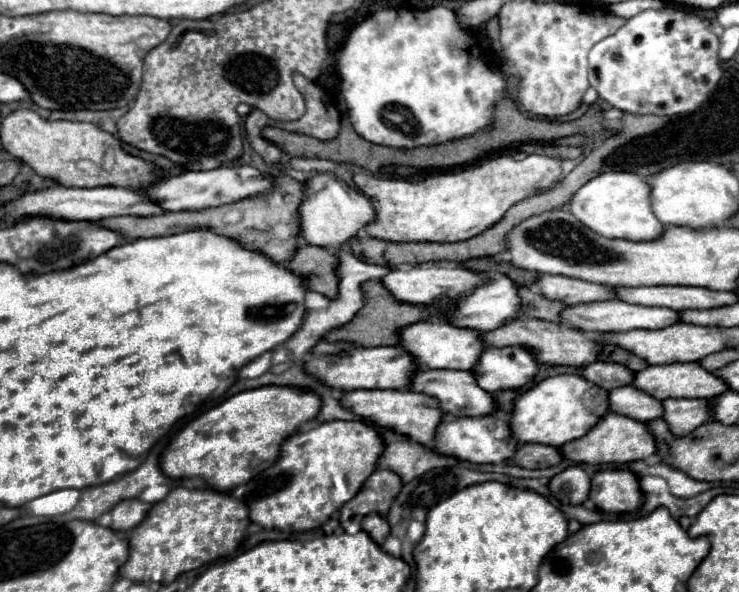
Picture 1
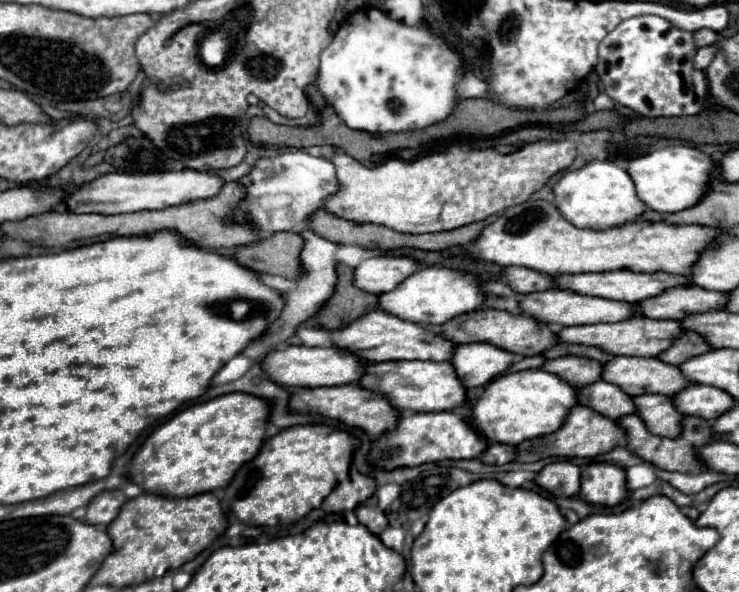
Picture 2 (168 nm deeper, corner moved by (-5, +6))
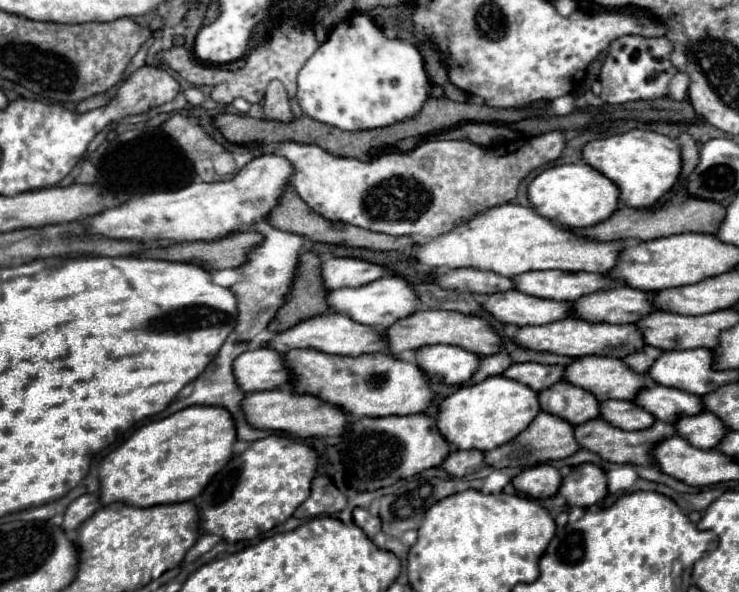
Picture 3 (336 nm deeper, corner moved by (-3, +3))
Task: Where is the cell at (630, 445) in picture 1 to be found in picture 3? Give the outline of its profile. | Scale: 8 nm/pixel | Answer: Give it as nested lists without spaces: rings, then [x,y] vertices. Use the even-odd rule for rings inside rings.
[[[537,413],[535,421],[531,421],[531,425],[523,433],[519,433],[519,437],[511,439],[507,445],[501,445],[499,449],[485,451],[483,457],[485,457],[485,463],[495,469],[503,469],[503,467],[527,469],[527,467],[541,465],[547,461],[565,459],[565,457],[573,455],[575,451],[579,451],[579,445],[573,435],[573,425],[555,415],[549,415],[549,413]]]

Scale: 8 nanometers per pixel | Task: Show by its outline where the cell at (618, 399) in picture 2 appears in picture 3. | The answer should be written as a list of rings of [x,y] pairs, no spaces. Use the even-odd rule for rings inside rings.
[[[555,383],[551,389],[539,391],[541,411],[561,417],[571,425],[581,425],[585,421],[599,417],[599,401],[585,389],[571,383]]]

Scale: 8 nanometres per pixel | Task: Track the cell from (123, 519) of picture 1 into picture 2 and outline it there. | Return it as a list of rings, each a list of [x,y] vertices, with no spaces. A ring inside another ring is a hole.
[[[121,490],[101,492],[89,506],[87,506],[87,524],[93,526],[109,526],[121,512],[123,504],[129,498]]]

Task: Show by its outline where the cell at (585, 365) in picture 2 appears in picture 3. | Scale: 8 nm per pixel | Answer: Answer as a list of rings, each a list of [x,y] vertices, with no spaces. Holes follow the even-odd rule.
[[[515,363],[503,371],[503,377],[519,381],[529,389],[541,391],[563,379],[563,367],[559,365],[539,365],[539,363]]]

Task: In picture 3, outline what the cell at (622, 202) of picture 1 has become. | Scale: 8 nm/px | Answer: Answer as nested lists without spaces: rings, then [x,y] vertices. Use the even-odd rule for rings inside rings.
[[[585,163],[547,167],[527,185],[527,199],[539,215],[561,227],[591,227],[619,209],[617,185]]]

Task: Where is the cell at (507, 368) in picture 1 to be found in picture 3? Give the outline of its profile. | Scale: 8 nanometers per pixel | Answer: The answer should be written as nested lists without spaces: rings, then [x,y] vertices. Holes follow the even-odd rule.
[[[425,345],[415,349],[415,363],[431,383],[461,385],[477,371],[479,357],[453,345]]]

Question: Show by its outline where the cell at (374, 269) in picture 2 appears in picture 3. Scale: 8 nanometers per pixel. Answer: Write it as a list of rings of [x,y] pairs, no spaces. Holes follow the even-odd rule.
[[[329,257],[321,263],[321,281],[327,289],[361,287],[385,273],[387,271],[379,265],[351,257]]]

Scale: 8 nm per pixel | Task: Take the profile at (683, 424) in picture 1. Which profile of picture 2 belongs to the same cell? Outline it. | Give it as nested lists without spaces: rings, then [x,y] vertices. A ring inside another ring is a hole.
[[[643,394],[635,398],[635,406],[651,434],[681,438],[685,416],[677,410],[673,398],[661,394]]]

